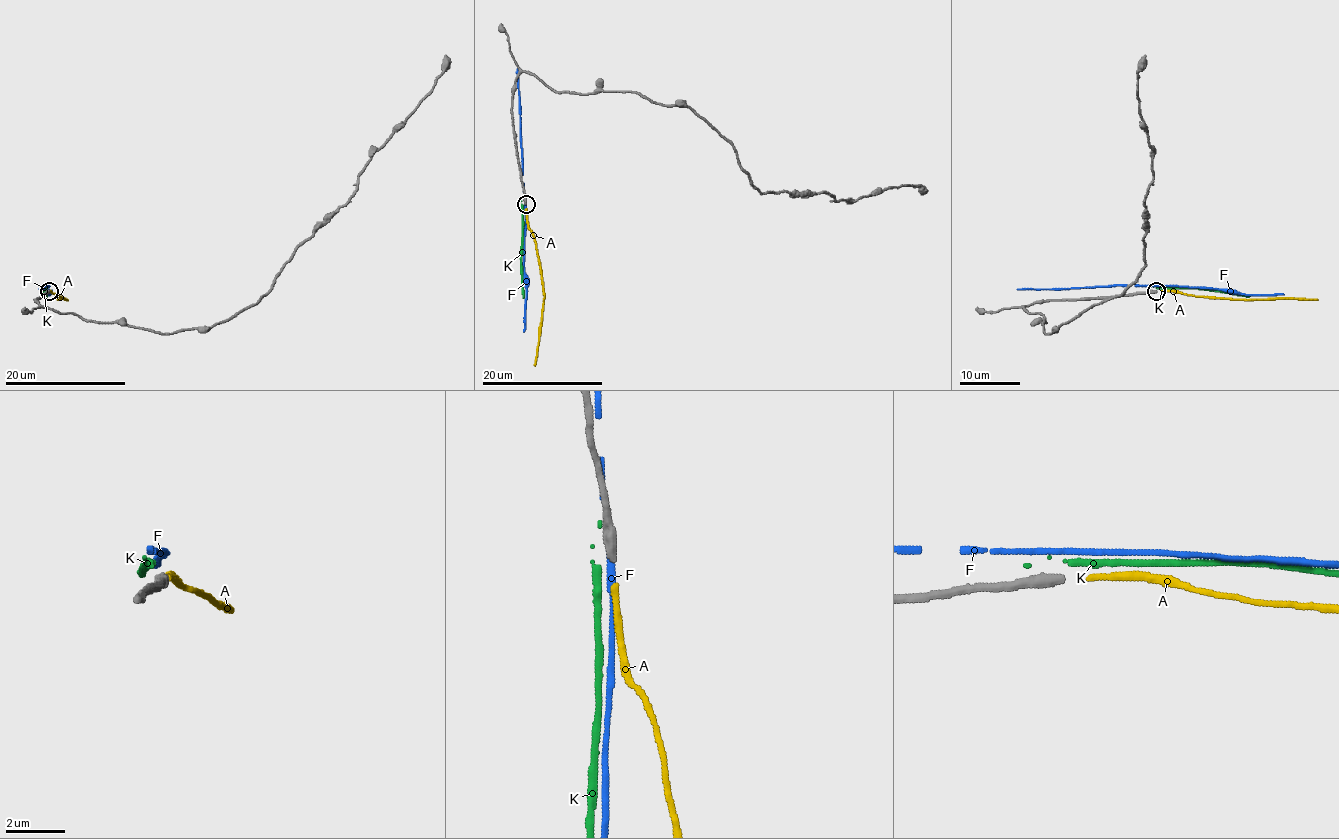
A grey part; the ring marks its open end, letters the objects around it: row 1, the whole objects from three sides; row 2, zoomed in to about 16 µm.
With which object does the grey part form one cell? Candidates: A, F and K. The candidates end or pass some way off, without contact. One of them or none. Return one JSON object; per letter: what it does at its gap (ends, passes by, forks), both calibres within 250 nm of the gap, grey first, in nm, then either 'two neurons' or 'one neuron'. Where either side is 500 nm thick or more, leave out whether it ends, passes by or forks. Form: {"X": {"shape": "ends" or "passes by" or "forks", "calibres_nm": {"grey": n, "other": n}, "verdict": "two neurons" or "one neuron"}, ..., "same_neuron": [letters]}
{"A": {"shape": "ends", "calibres_nm": {"grey": 360, "other": 200}, "verdict": "one neuron"}, "F": {"shape": "passes by", "calibres_nm": {"grey": 360, "other": 200}, "verdict": "two neurons"}, "K": {"shape": "passes by", "calibres_nm": {"grey": 360, "other": 180}, "verdict": "two neurons"}, "same_neuron": ["A"]}

